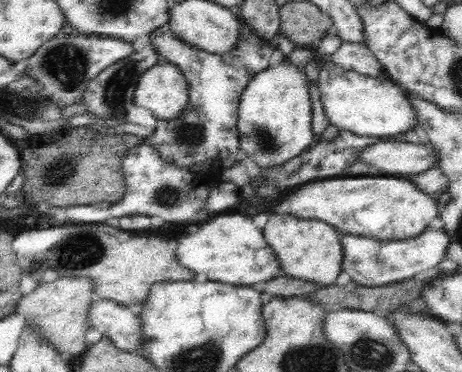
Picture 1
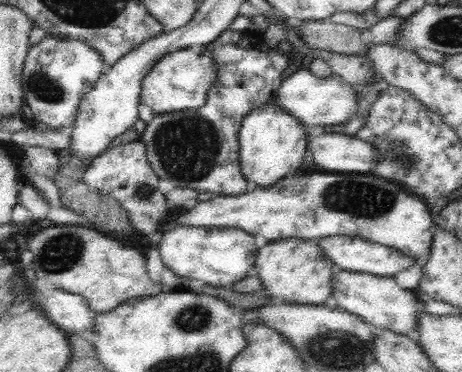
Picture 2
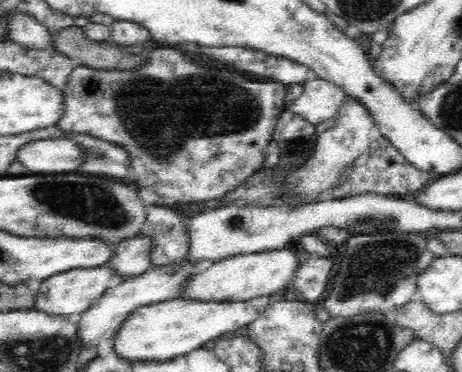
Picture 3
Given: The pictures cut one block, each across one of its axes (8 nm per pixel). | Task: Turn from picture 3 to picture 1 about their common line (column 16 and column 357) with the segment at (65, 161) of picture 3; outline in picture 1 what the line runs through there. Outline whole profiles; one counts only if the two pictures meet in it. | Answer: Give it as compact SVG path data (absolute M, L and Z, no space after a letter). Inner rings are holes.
M377 142L369 148L363 148L357 160L361 166L375 168L377 172L397 174L395 178L407 178L435 168L437 154L431 144Z

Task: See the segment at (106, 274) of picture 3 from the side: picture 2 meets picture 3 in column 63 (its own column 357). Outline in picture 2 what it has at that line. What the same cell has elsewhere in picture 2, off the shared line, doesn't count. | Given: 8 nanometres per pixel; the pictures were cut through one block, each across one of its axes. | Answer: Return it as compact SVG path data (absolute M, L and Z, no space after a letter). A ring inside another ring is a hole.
M335 270L331 282L333 282L331 296L335 298L339 310L359 316L365 324L371 324L371 328L375 328L377 332L395 332L407 336L413 342L419 342L417 320L421 312L415 308L417 300L411 294L411 290L399 288L399 284L395 284L393 278L381 278L381 276L357 274L345 270Z

